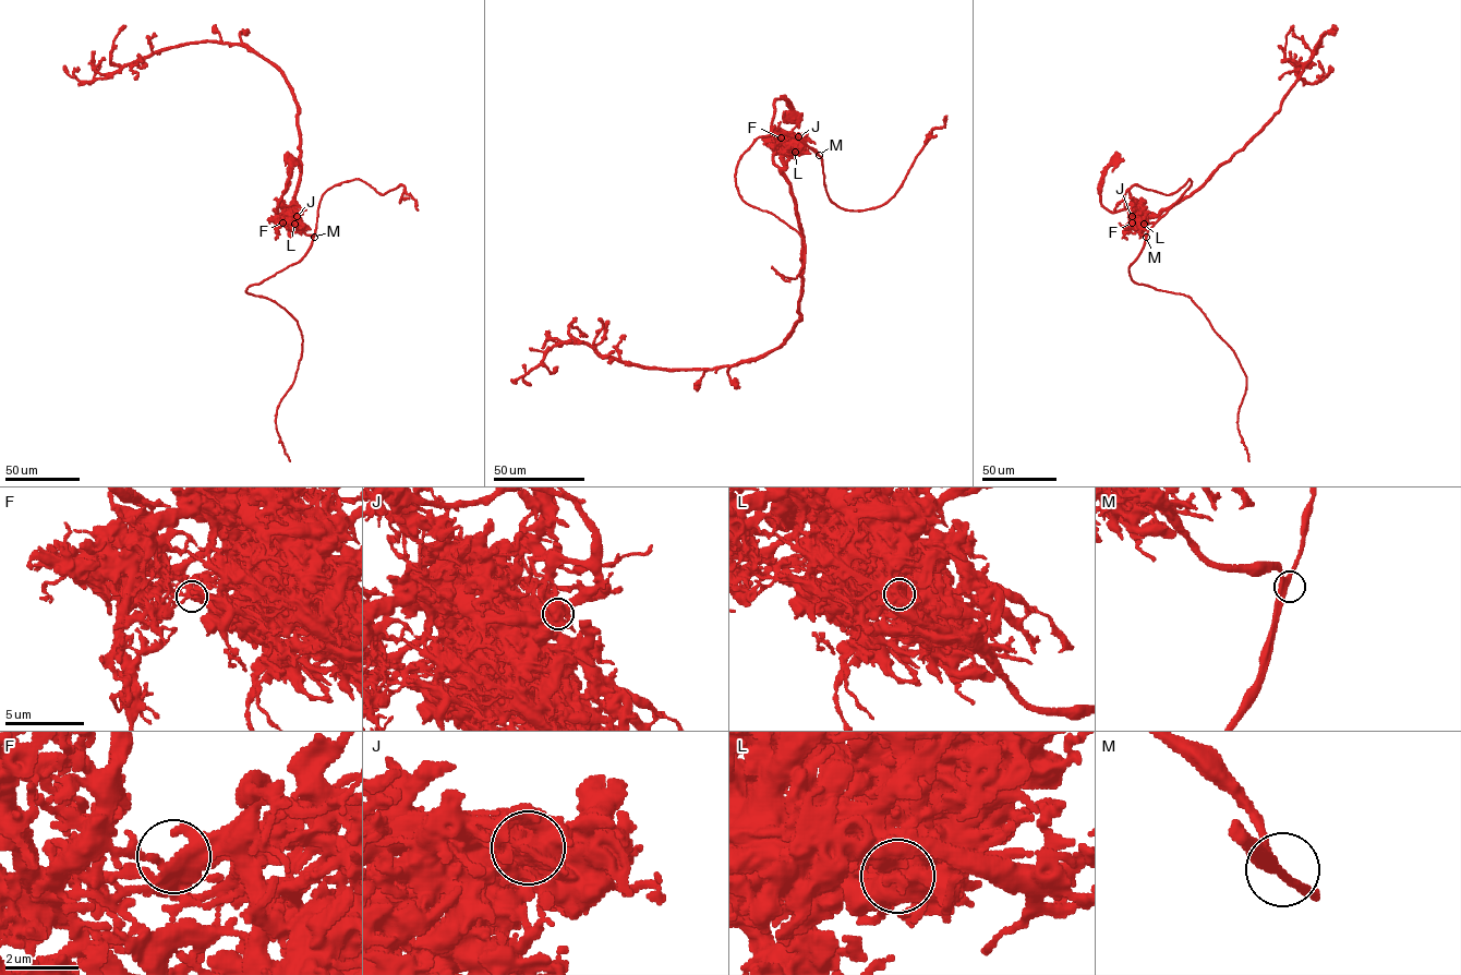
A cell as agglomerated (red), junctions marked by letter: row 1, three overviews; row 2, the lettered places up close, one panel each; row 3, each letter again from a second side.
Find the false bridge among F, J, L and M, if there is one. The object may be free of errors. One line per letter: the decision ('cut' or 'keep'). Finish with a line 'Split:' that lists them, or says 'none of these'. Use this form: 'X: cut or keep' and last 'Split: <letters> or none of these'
F: keep
J: keep
L: cut
M: keep
Split: L

